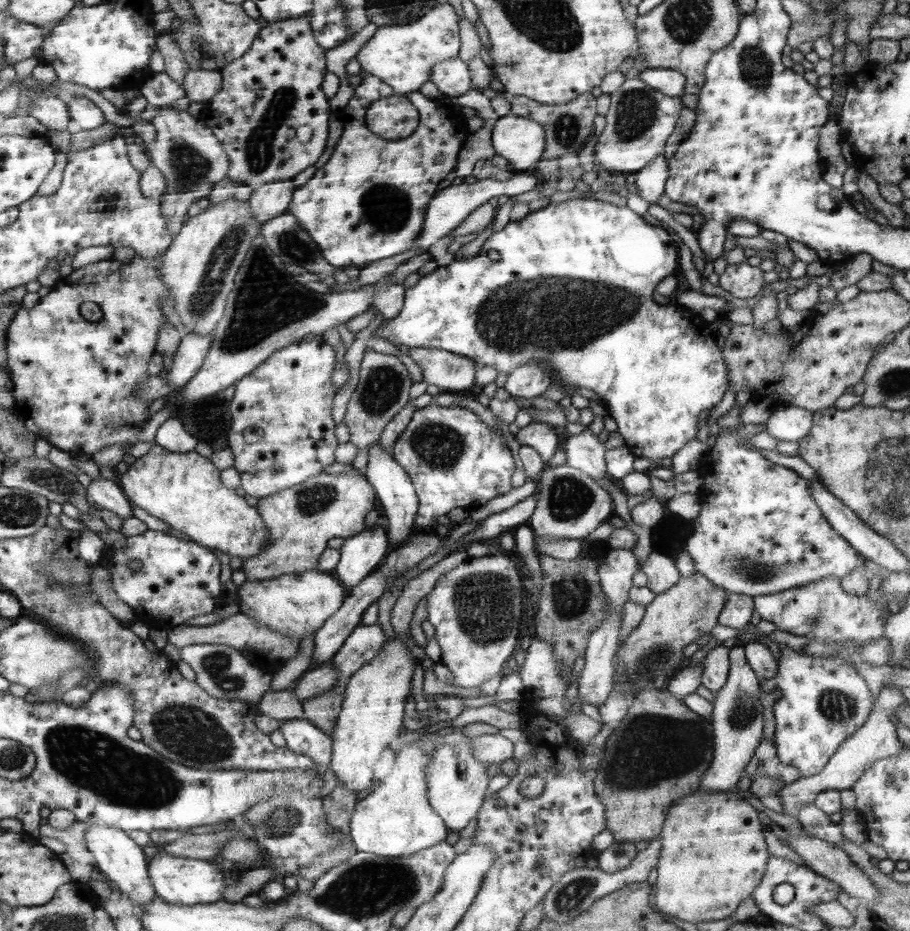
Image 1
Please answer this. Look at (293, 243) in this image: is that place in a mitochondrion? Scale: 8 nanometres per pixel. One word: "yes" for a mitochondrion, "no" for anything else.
yes

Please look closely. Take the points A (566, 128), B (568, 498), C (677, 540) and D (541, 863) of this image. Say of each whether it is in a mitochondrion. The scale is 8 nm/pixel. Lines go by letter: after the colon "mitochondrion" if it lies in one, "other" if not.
A: mitochondrion
B: mitochondrion
C: mitochondrion
D: mitochondrion

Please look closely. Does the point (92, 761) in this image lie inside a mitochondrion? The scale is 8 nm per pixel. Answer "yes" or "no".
yes

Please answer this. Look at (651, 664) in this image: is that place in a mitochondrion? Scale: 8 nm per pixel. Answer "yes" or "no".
yes

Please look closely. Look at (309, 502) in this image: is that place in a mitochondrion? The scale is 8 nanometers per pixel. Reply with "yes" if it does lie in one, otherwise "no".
yes

